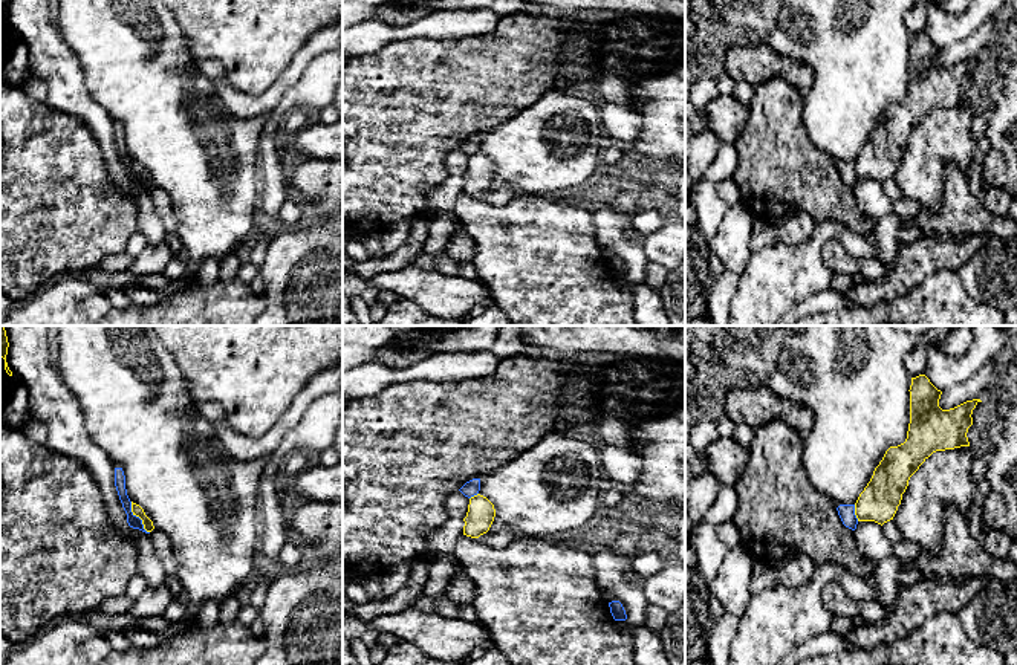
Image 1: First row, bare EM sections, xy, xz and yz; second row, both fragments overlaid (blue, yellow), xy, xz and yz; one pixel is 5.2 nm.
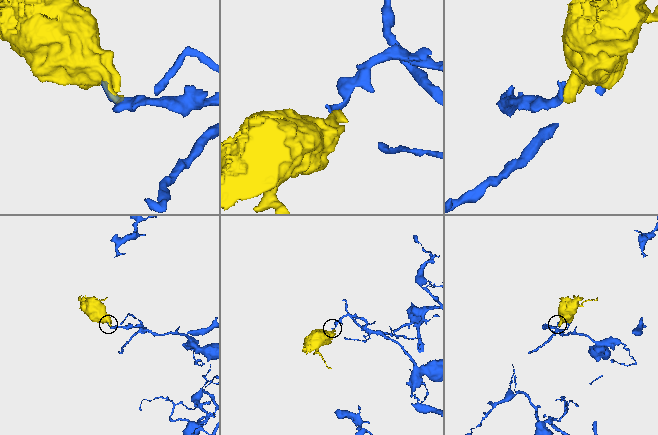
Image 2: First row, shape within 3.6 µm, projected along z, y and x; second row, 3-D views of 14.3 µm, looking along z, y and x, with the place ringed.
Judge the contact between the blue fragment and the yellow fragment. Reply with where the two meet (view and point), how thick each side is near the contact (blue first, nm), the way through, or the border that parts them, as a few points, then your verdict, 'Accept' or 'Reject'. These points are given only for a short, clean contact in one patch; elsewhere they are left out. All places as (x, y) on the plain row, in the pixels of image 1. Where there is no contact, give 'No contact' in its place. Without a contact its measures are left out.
Touches blue at xy (138, 175). Thickness 70 nm (blue) against 60 nm. Boundary: xy (130, 159), (130, 167), (149, 190). Reject

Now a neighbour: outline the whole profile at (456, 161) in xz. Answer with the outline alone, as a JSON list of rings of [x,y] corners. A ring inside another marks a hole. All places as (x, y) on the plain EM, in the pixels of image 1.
[[[460,148],[453,150],[445,157],[445,167],[451,176],[465,176],[468,170],[470,156],[465,154]]]

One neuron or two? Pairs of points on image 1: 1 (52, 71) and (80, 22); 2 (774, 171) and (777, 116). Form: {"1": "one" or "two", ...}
{"1": "two", "2": "one"}

